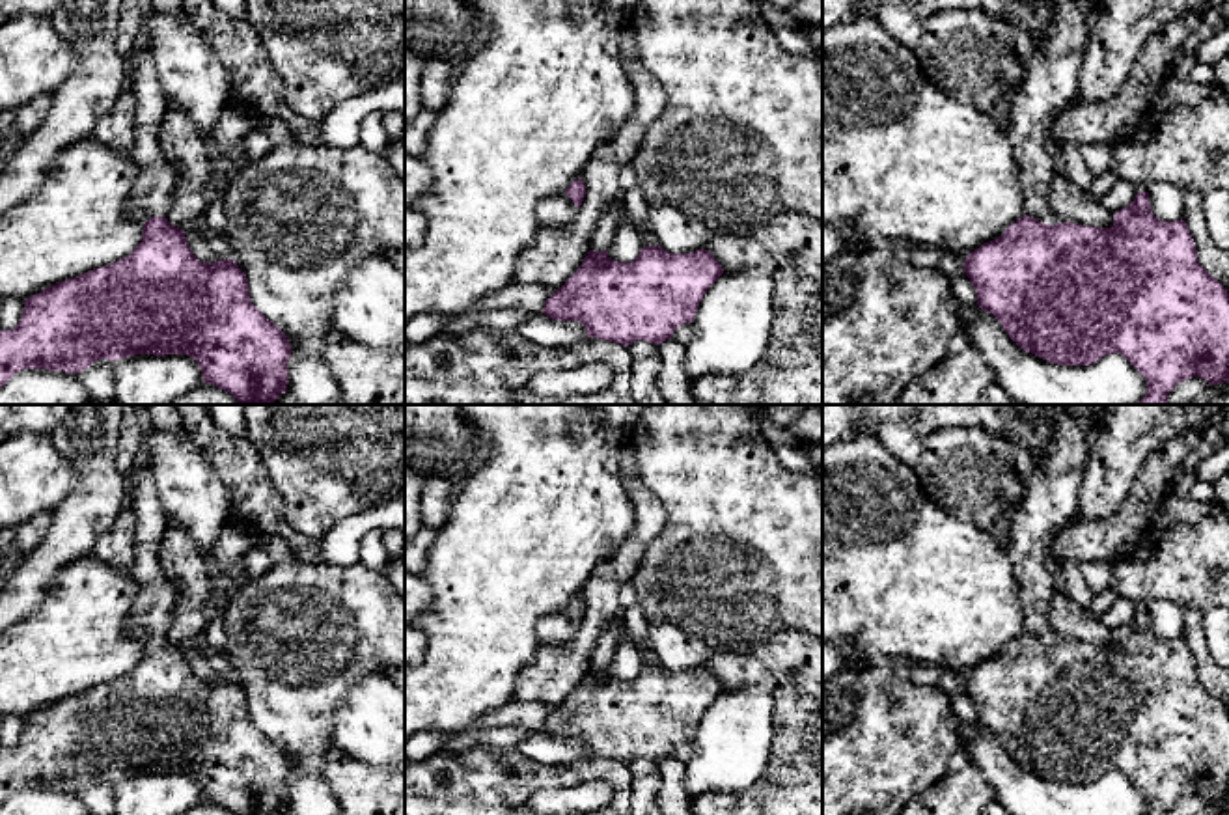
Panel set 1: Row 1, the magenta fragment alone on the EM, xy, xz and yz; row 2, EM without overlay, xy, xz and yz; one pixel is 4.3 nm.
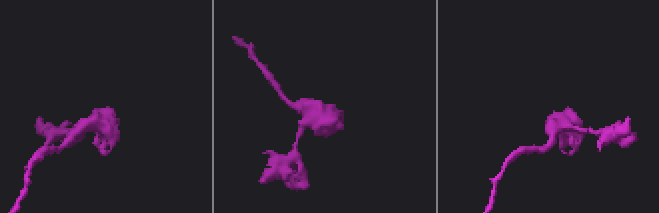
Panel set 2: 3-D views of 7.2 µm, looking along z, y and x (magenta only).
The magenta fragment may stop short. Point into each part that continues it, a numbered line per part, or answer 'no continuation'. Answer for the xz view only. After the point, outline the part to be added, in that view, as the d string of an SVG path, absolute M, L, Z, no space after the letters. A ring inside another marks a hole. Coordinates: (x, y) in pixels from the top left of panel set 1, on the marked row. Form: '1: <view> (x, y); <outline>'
1: xz (560, 209); M567 192L541 201L535 209L541 228L565 226L576 216L576 211Z

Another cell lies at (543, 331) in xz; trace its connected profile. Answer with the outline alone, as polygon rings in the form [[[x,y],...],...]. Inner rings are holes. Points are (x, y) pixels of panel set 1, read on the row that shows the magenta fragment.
[[[545,313],[520,323],[513,332],[546,349],[567,349],[587,339],[580,321],[556,321]]]

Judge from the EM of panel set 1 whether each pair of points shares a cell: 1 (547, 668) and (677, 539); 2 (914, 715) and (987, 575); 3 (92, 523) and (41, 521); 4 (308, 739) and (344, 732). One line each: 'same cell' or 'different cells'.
1: different cells
2: different cells
3: different cells
4: different cells

